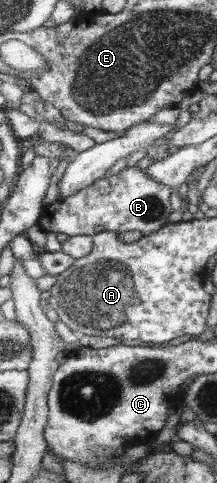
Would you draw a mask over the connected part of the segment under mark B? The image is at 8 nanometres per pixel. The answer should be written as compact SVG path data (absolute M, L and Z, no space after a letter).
M137 164L127 166L118 174L101 177L96 180L90 187L79 190L73 196L67 196L65 200L57 200L48 205L44 205L38 222L39 228L48 232L63 232L67 236L93 236L99 232L133 232L139 230L143 233L154 233L158 231L165 222L167 216L171 214L171 204L169 204L169 196L171 189L159 183L155 179L147 175L147 171L139 169Z

